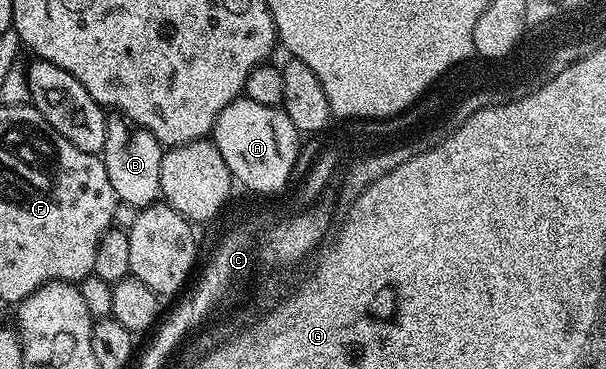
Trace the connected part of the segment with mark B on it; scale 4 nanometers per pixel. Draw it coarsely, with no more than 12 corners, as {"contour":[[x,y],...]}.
{"contour":[[106,119],[101,160],[119,203],[159,201],[164,147]]}

